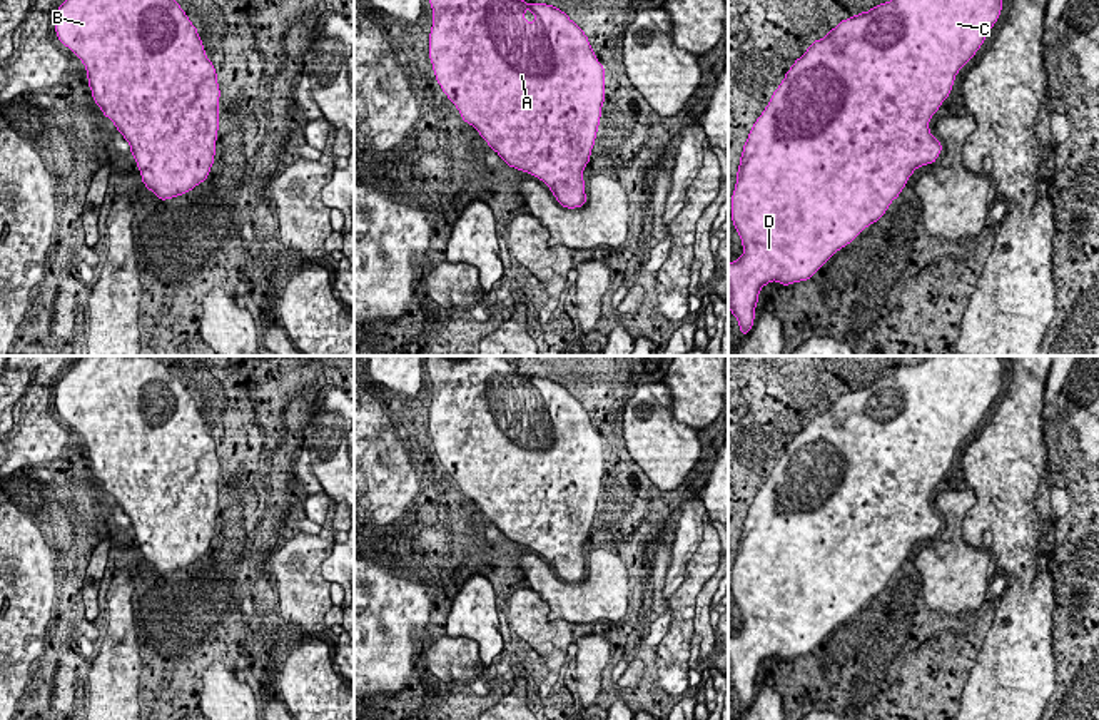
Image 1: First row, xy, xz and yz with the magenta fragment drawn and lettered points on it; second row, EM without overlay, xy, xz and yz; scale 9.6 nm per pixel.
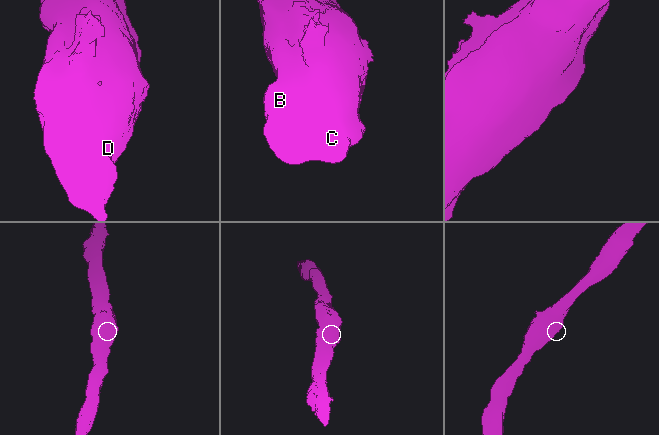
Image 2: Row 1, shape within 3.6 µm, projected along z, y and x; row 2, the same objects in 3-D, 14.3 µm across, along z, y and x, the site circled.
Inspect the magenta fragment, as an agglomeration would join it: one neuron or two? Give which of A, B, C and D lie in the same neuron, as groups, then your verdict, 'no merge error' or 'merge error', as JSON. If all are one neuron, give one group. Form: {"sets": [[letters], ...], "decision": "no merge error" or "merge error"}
{"sets": [["A", "B", "C", "D"]], "decision": "no merge error"}

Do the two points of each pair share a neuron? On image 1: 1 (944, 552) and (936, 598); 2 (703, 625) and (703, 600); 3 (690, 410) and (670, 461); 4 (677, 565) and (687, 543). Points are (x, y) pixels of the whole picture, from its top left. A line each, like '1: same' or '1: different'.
1: same
2: same
3: different
4: same

